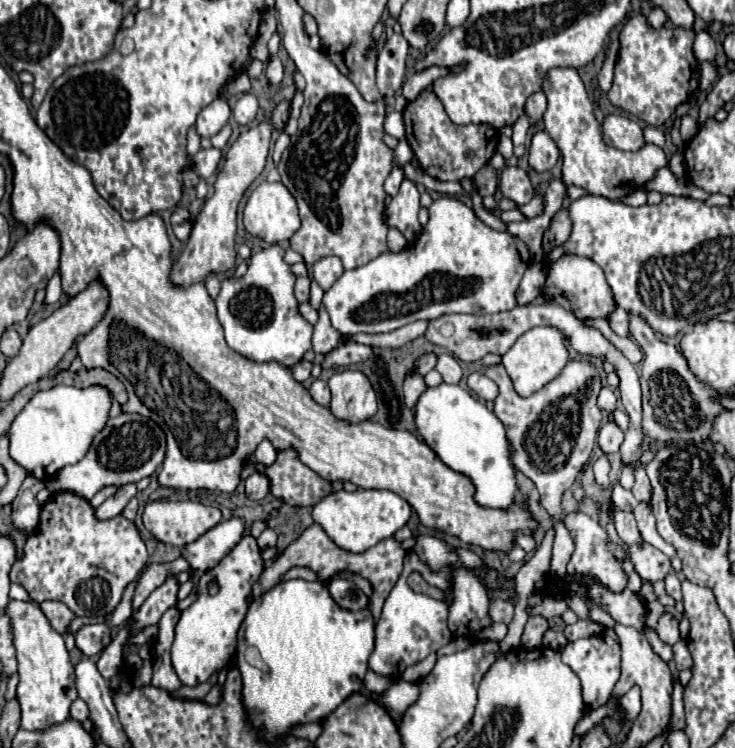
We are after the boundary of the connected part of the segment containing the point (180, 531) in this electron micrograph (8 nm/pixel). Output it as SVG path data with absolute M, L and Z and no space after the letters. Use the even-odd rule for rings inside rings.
M152 501L146 505L142 515L144 527L162 543L170 543L176 547L184 547L186 543L192 543L200 535L204 535L208 529L218 525L222 521L218 507L206 507L202 503L194 501Z

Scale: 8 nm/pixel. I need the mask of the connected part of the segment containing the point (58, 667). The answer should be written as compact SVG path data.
M10 599L6 607L18 661L16 699L22 709L22 729L46 729L52 723L62 723L70 715L70 705L78 697L74 665L64 647L64 637L50 627L36 601Z

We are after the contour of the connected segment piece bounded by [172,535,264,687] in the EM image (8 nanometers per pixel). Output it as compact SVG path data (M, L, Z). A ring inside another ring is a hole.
M246 535L232 553L228 553L216 569L204 573L198 579L198 599L180 615L176 625L176 639L172 645L172 665L184 685L204 683L212 673L224 669L236 653L236 633L252 601L252 585L264 571L264 559L260 547L252 535ZM216 579L220 589L216 595L208 593L210 581Z

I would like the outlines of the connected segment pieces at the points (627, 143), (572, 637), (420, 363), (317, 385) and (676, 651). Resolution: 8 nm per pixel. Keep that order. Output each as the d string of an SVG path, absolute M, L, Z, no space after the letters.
M606 115L602 121L602 135L610 147L622 151L638 151L644 145L642 127L624 115Z
M576 621L574 625L566 625L564 635L566 635L568 641L576 641L576 639L582 639L582 637L598 635L602 631L604 631L604 625L600 625L600 623L594 623L594 621Z
M424 353L414 361L414 371L418 371L420 375L426 375L428 371L432 371L436 367L436 361L438 361L436 353Z
M316 379L316 381L310 385L308 393L312 395L312 399L314 399L318 405L322 405L322 407L328 407L328 405L330 405L330 389L328 389L328 383L326 383L326 381Z
M680 640L672 645L673 660L676 661L676 669L682 671L690 669L693 665L693 660L685 640Z

